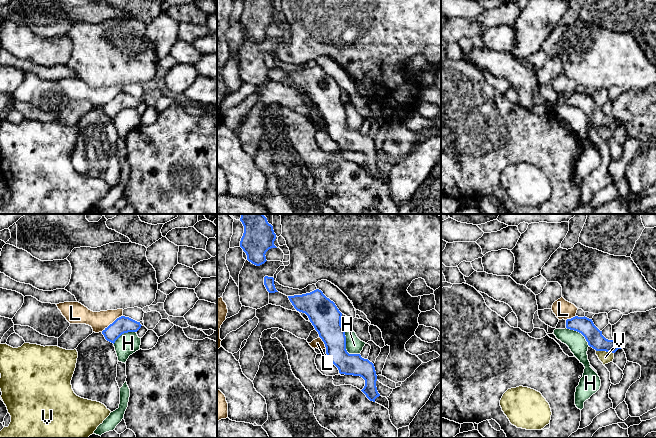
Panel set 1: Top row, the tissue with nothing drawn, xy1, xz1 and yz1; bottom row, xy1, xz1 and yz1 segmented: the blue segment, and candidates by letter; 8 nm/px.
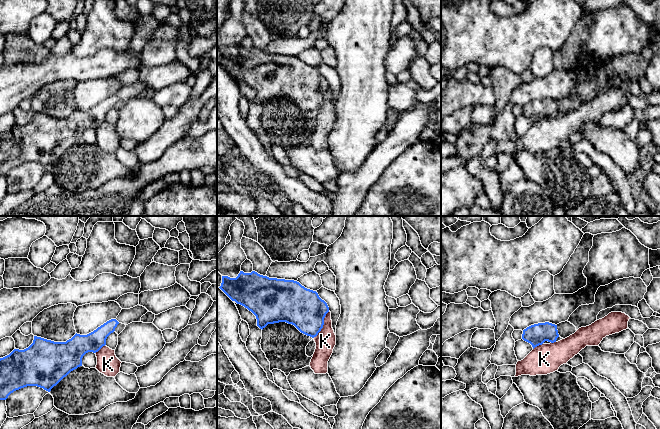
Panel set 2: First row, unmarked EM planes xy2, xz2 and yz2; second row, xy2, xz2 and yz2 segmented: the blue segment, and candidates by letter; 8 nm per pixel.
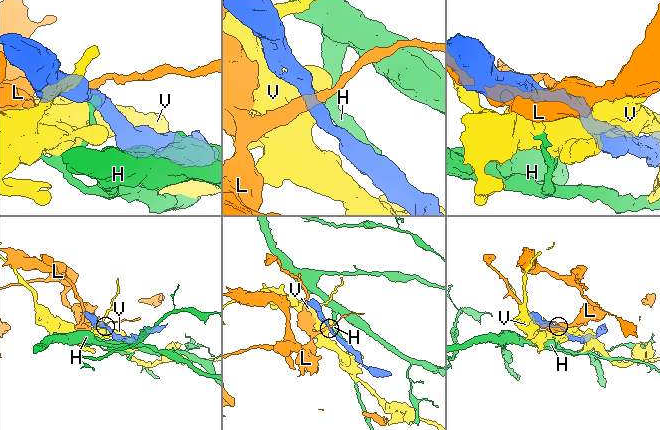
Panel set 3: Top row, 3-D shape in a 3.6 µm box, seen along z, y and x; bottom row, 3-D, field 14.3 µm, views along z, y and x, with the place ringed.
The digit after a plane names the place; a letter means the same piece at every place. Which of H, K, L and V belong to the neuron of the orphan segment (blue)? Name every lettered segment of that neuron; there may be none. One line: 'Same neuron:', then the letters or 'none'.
Same neuron: none

